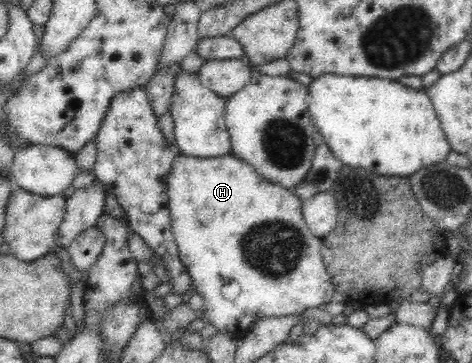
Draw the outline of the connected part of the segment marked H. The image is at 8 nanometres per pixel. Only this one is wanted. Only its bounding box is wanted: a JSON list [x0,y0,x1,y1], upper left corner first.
[166,152,336,337]

